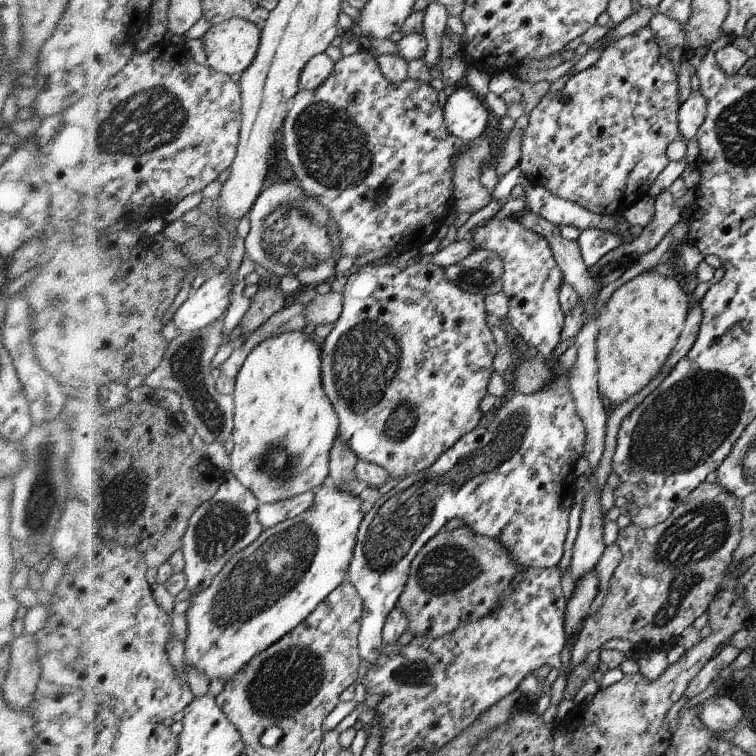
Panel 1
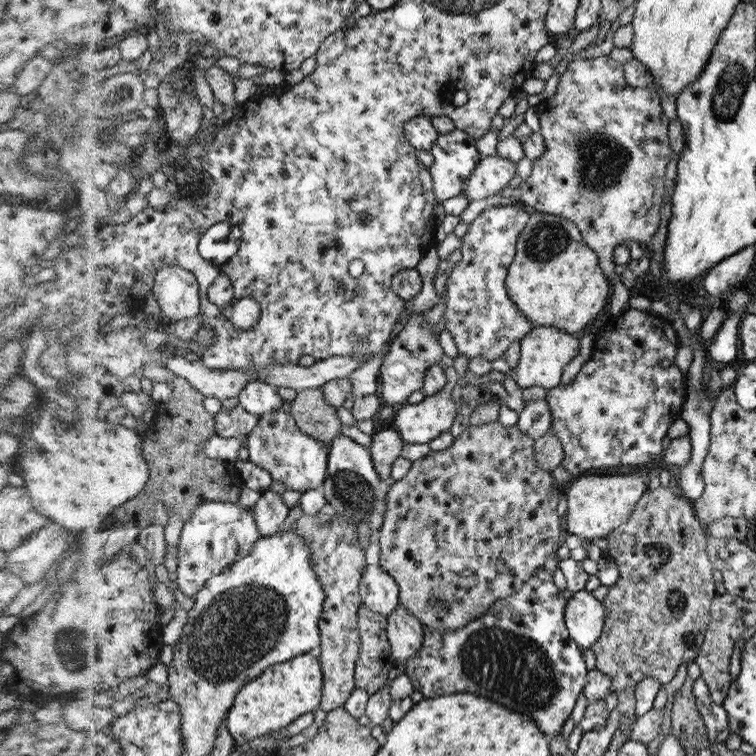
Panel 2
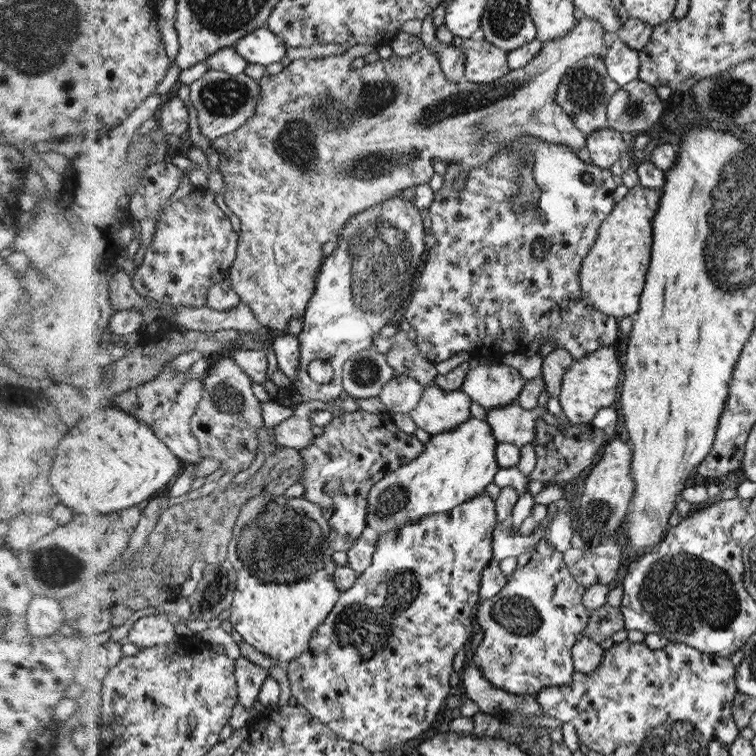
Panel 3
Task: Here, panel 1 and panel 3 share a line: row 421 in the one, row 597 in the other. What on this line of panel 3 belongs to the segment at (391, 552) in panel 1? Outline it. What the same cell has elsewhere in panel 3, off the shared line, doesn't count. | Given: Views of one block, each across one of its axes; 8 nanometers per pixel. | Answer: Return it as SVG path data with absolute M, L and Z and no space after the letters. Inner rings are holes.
M542 538L528 563L505 577L508 583L500 593L478 604L476 617L483 629L483 640L476 646L472 662L495 687L514 694L535 696L542 688L560 686L573 678L573 646L588 626L590 612L584 604L585 587L577 584L573 577L562 562L562 554Z

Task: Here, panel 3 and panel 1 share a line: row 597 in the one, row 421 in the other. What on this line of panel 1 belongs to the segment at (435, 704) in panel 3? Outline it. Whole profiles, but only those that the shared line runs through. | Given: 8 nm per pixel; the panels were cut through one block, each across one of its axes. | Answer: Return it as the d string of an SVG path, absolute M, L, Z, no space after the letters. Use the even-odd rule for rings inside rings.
M424 258L402 265L366 264L350 273L343 291L342 312L322 346L322 356L326 392L330 398L333 398L334 410L340 416L340 432L337 438L340 438L354 452L358 460L384 468L390 477L406 477L420 470L429 469L442 454L445 454L446 450L452 448L465 434L478 426L483 413L480 412L480 400L486 396L486 386L494 372L492 360L496 356L496 350L499 349L486 322L486 307L482 294L470 294L470 291L462 290L457 283L444 274L444 268Z

